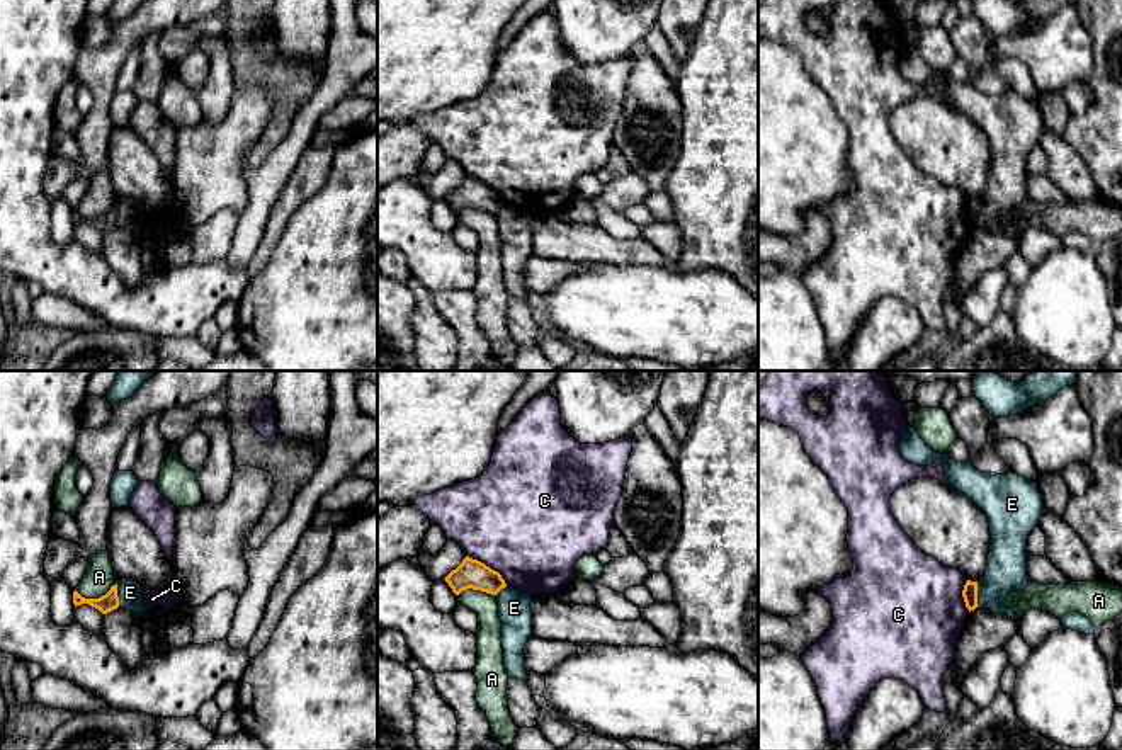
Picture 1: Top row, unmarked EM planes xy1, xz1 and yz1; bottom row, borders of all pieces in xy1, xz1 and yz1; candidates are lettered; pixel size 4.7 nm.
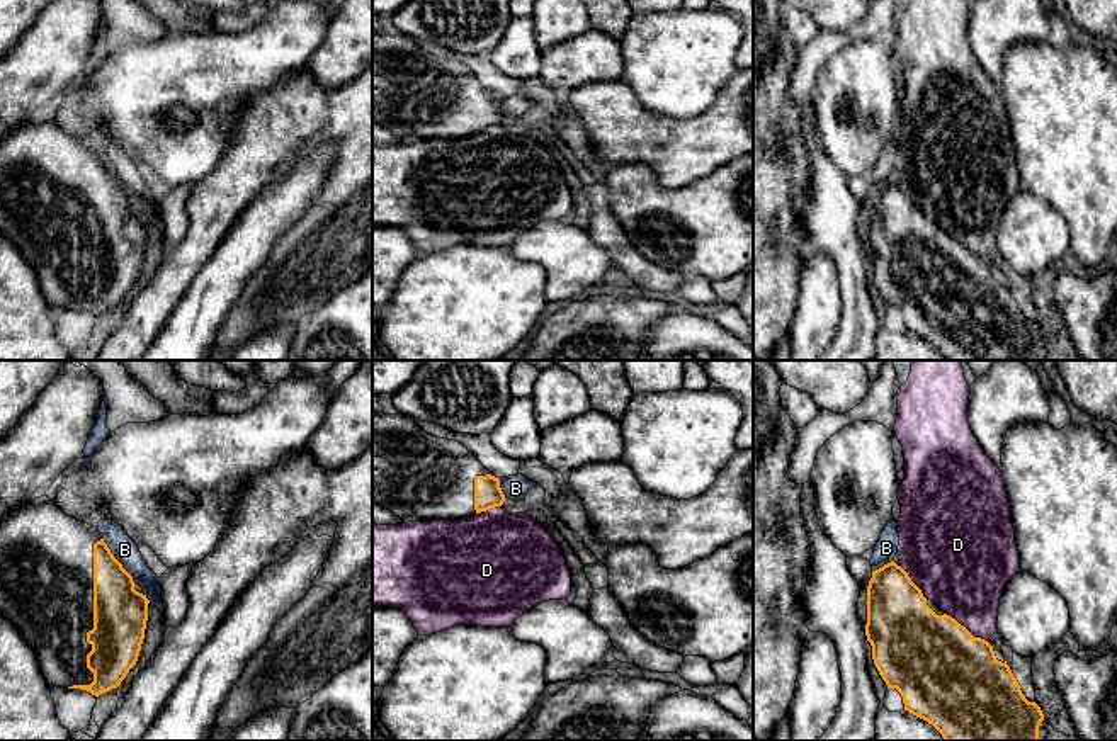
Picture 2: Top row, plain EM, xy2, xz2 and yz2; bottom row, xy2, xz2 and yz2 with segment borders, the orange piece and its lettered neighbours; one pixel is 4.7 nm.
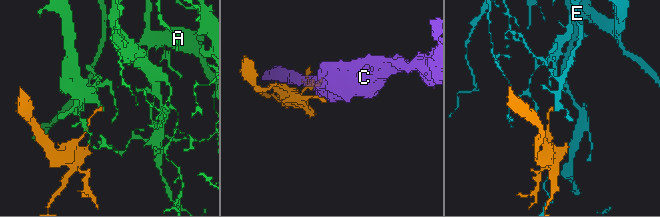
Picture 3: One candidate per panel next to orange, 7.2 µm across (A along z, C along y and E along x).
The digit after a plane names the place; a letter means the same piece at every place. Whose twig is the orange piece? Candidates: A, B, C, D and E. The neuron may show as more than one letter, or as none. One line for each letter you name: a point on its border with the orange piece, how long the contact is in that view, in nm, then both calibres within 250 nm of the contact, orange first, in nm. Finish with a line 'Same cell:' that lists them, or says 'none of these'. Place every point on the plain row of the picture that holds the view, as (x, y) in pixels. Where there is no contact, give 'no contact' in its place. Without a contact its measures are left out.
Same cell: none of these

